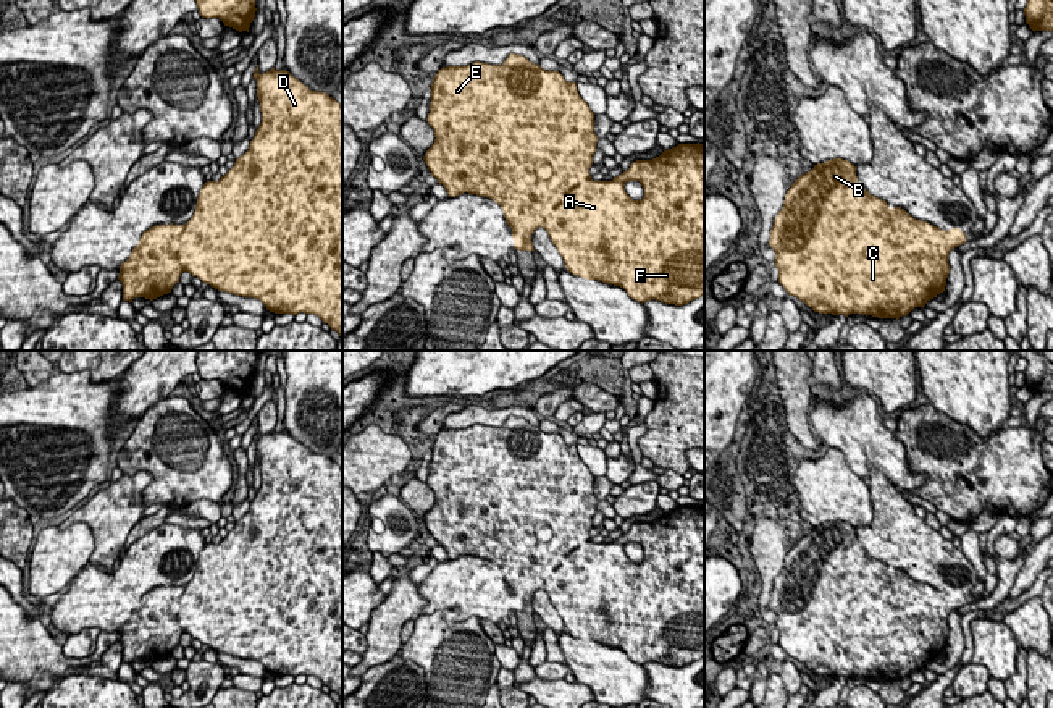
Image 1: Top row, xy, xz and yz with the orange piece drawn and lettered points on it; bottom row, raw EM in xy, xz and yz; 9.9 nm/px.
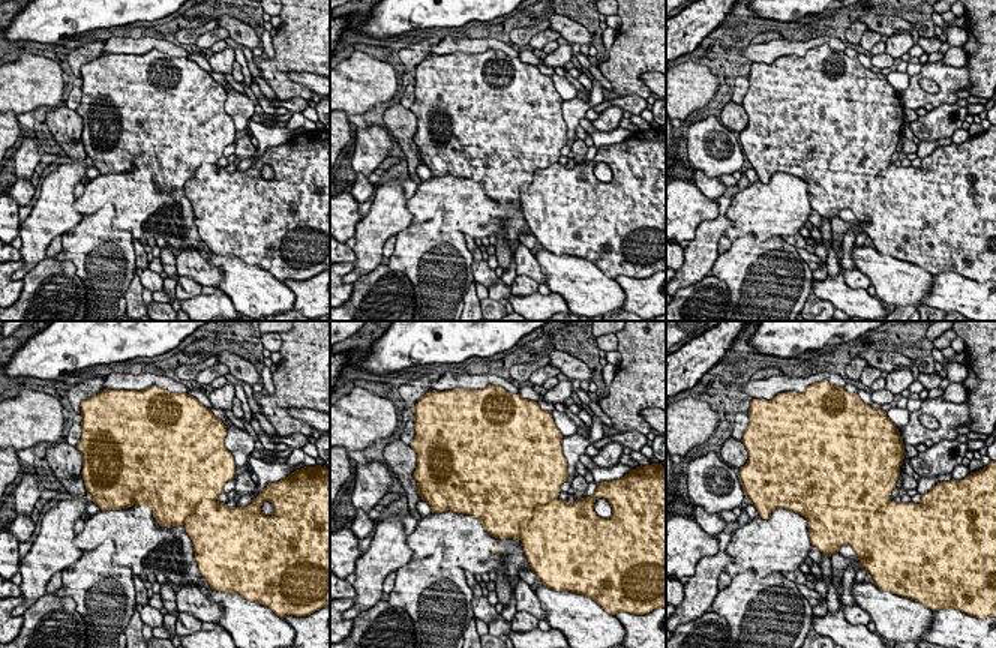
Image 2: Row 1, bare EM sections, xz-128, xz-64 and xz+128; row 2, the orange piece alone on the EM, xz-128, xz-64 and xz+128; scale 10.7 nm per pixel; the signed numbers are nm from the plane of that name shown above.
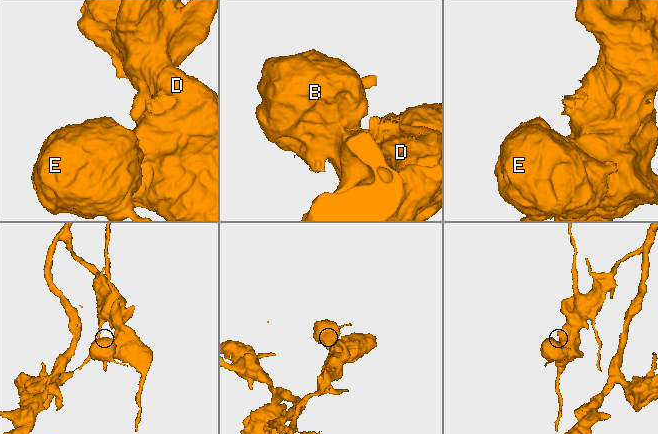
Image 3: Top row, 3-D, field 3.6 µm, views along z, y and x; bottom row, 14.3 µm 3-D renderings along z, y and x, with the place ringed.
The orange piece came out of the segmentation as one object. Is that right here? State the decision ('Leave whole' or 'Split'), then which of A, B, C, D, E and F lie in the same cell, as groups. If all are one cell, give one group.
Split. Groups: A D F / B C E

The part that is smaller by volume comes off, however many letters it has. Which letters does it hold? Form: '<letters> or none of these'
B, C, E

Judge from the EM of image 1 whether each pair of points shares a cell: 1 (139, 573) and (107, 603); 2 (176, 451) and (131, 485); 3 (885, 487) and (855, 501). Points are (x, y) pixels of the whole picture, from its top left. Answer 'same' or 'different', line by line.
1: same
2: different
3: different

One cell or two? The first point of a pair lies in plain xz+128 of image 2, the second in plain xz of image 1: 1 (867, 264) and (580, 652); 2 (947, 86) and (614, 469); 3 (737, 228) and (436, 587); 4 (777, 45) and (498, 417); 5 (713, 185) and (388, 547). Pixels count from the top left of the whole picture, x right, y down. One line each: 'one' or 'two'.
1: one
2: one
3: one
4: one
5: two

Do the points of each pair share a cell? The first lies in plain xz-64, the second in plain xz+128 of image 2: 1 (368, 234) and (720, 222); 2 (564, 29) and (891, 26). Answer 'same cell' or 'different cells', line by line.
1: same cell
2: same cell

